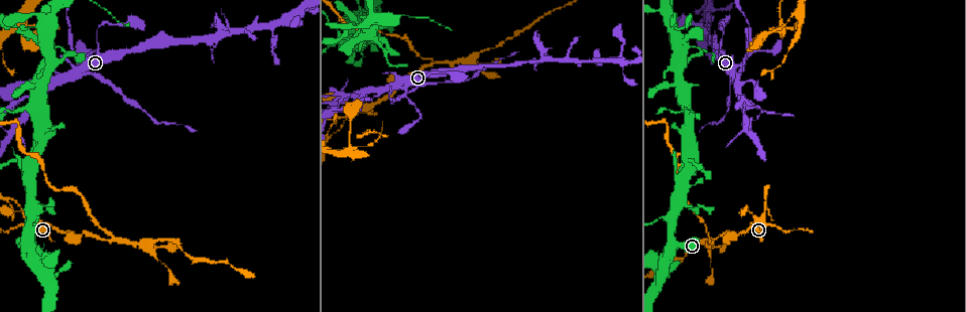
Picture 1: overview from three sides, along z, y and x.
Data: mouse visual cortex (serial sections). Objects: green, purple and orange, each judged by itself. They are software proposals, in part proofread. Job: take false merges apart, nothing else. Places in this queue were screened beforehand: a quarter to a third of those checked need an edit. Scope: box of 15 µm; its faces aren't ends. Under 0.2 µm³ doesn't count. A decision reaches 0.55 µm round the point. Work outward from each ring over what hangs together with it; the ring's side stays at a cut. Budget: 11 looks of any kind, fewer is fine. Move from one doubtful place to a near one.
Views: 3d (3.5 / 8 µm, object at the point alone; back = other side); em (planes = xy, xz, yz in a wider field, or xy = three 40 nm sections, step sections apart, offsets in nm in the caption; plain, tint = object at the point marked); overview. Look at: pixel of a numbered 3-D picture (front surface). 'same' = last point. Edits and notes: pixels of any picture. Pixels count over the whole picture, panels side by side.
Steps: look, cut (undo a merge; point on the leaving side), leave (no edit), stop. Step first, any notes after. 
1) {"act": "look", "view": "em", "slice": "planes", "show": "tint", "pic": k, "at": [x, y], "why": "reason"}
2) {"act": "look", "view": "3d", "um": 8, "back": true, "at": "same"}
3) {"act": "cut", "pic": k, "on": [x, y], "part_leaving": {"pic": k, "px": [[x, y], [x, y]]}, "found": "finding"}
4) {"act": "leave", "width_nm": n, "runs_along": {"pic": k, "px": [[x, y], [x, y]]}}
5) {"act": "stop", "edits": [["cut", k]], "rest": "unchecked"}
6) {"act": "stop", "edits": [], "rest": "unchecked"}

{"act": "look", "view": "em", "slice": "xy", "step": 1, "show": "tint", "pic": 1, "at": [687, 162], "why": "thin arm on a thick one"}

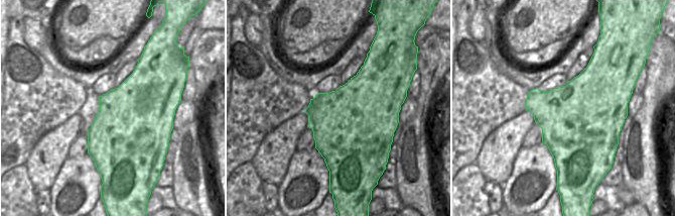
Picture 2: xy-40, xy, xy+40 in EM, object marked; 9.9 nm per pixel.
{"act": "look", "view": "3d", "um": 3.5, "at": "same", "why": "see where the arms go"}

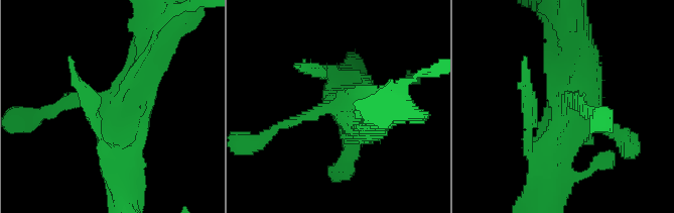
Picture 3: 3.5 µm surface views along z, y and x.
{"act": "leave", "found": "continuous, no second cell"}

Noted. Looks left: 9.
{"act": "look", "view": "3d", "um": 8, "pic": 1, "at": [344, 116], "why": "thin neck"}

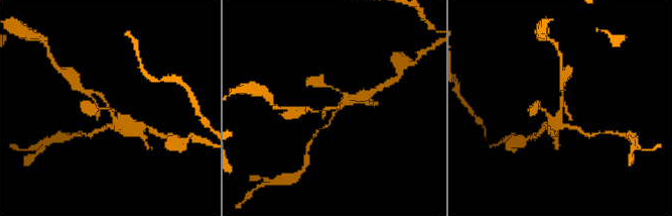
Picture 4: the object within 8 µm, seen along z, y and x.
{"act": "look", "view": "em", "slice": "planes", "show": "tint", "pic": 4, "at": [336, 108], "arm_widths_nm": [100, 250]}

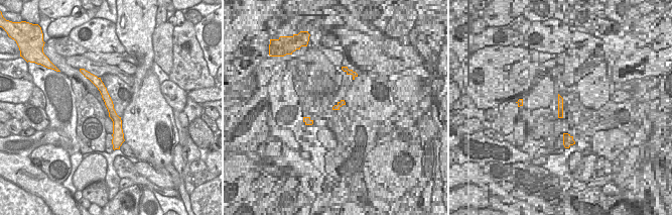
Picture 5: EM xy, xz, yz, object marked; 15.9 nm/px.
{"act": "cut", "pic": 4, "on": [327, 108], "found": "two cells meet here"}

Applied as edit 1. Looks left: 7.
{"act": "look", "view": "3d", "um": 3.5, "back": true, "pic": 1, "at": [740, 66], "why": "abrupt turn"}

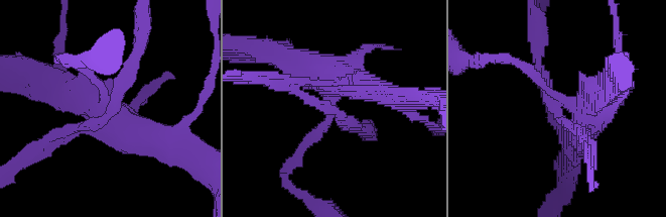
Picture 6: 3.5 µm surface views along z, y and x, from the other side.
{"act": "look", "view": "em", "slice": "xy", "step": 2, "show": "tint", "pic": 6, "at": [552, 104]}

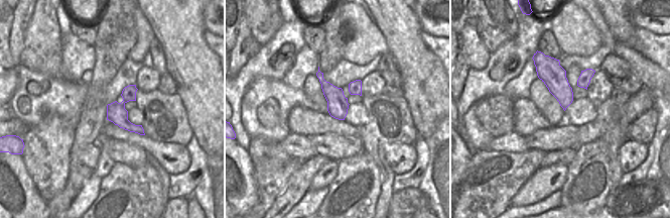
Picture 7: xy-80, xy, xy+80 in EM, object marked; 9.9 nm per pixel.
{"act": "cut", "pic": 6, "on": [133, 67], "part_leaving": {"pic": 6, "px": [[86, 131], [48, 137], [24, 159]]}, "found": "two cells meet here"}

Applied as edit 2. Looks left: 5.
{"act": "look", "view": "overview"}

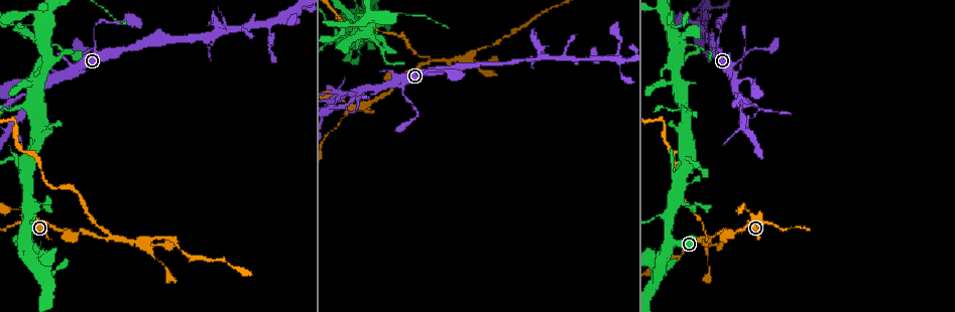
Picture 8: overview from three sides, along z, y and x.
{"act": "look", "view": "3d", "um": 3.5, "pic": 8, "at": [432, 61], "why": "arms part here"}

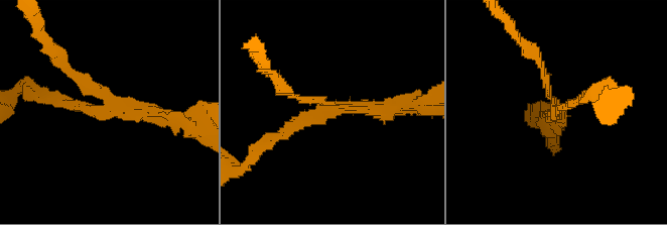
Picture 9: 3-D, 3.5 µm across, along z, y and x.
{"act": "look", "view": "em", "slice": "xy", "step": 3, "show": "tint", "pic": 9, "at": [554, 108], "arms": 3, "arm_widths_nm": [150, 150, 200]}

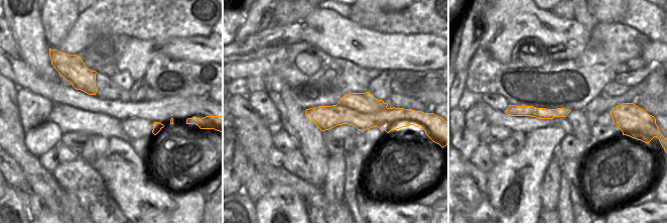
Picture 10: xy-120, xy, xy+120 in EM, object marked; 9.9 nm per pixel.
{"act": "cut", "pic": 9, "on": [81, 76], "border": {"pic": 10, "px": [[338, 103], [362, 112], [379, 109]]}, "found": "a second cell is stuck on"}

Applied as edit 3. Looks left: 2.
{"act": "look", "view": "3d", "um": 3.5, "pic": 8, "at": [18, 96], "why": "narrows sharply"}

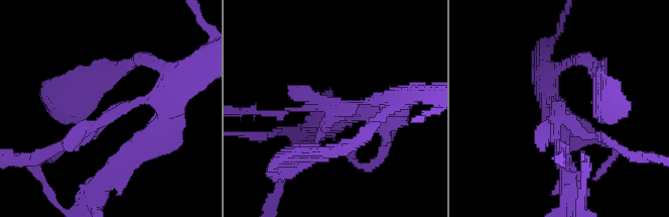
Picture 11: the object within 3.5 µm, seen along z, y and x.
{"act": "look", "view": "em", "slice": "xy", "step": 5, "show": "tint", "pic": 11, "at": [338, 112], "arms": 3, "arm_widths_nm": [100, 250, 300], "why": "need the tissue"}

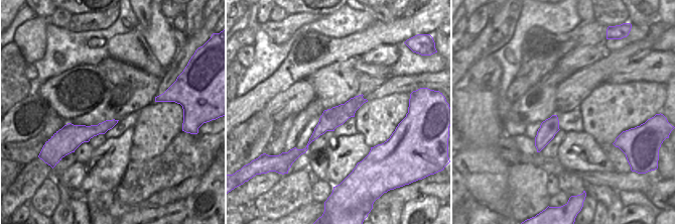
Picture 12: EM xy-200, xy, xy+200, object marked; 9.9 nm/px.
{"act": "cut", "pic": 11, "on": [103, 123], "part_leaving": {"pic": 11, "px": [[133, 107], [90, 125], [64, 150]]}, "found": "a second cell is stuck on"}

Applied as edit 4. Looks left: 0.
{"act": "stop", "edits": [["cut", 4], ["cut", 6], ["cut", 9], ["cut", 11]], "rest": "unchecked"}

